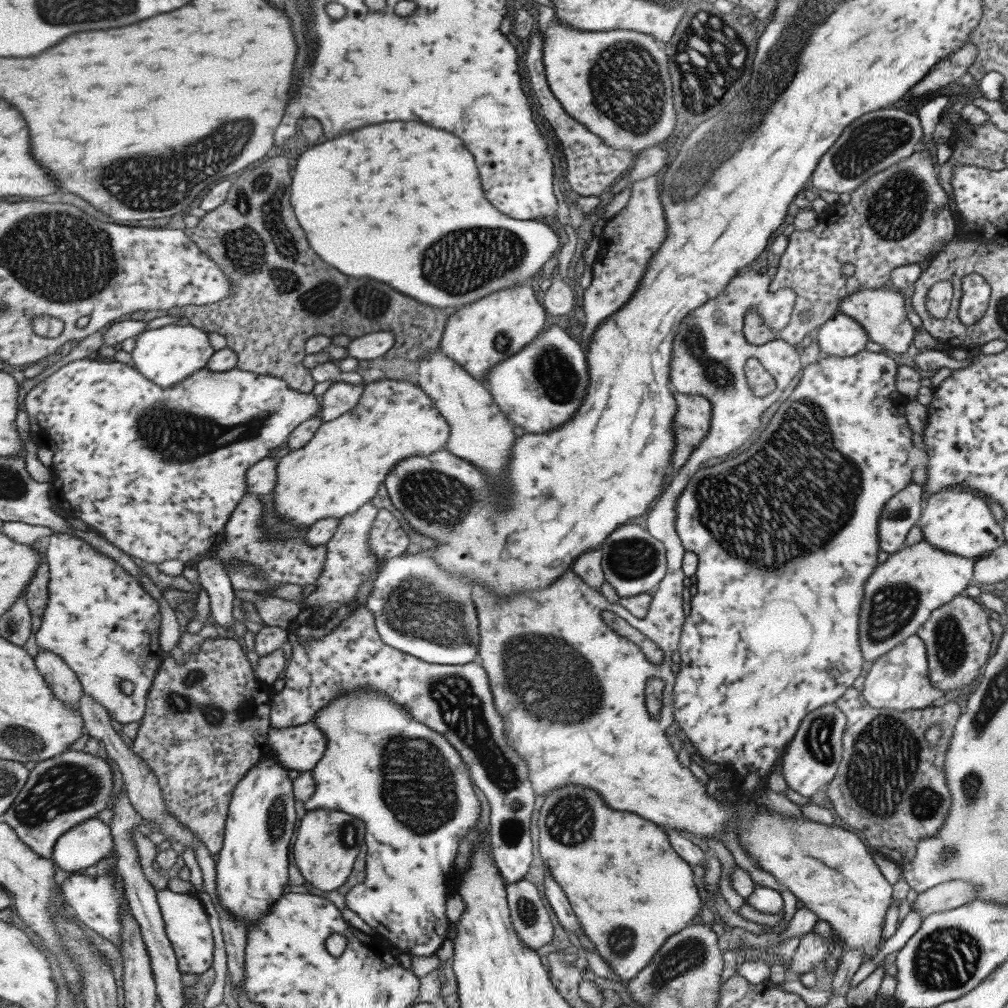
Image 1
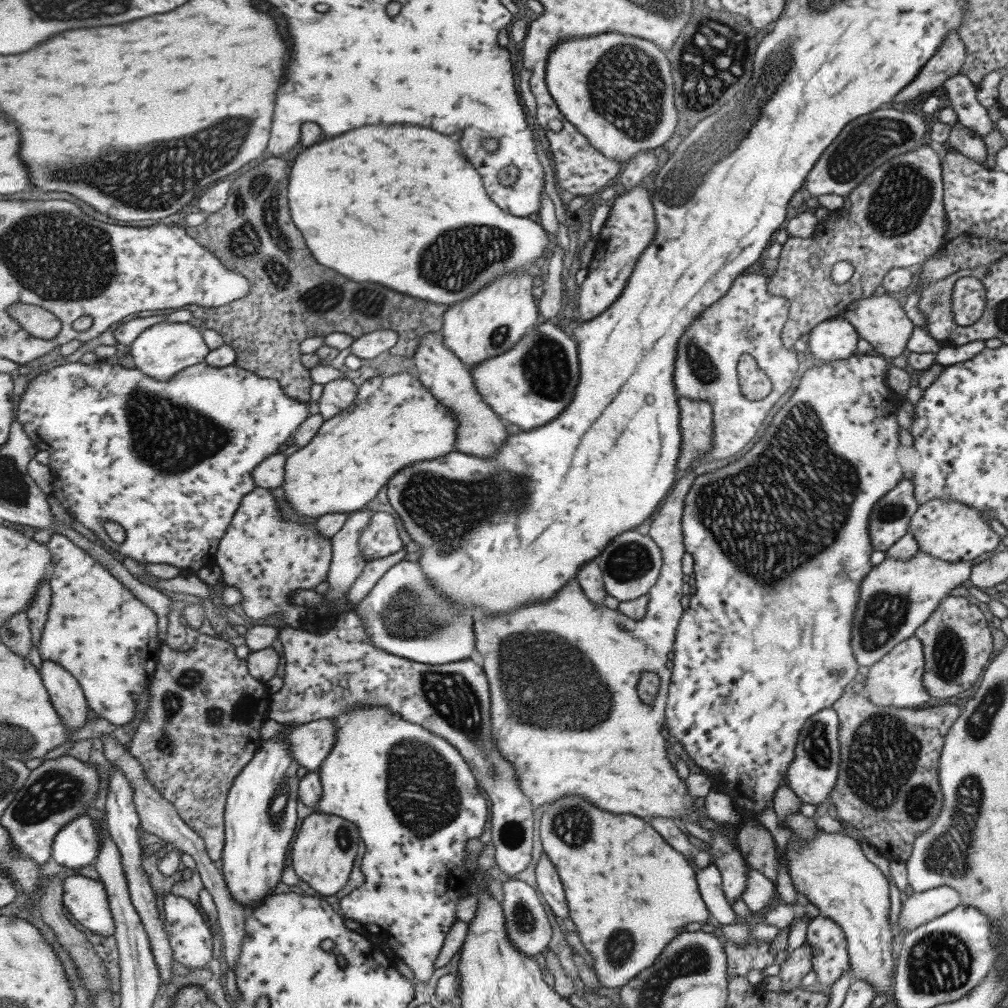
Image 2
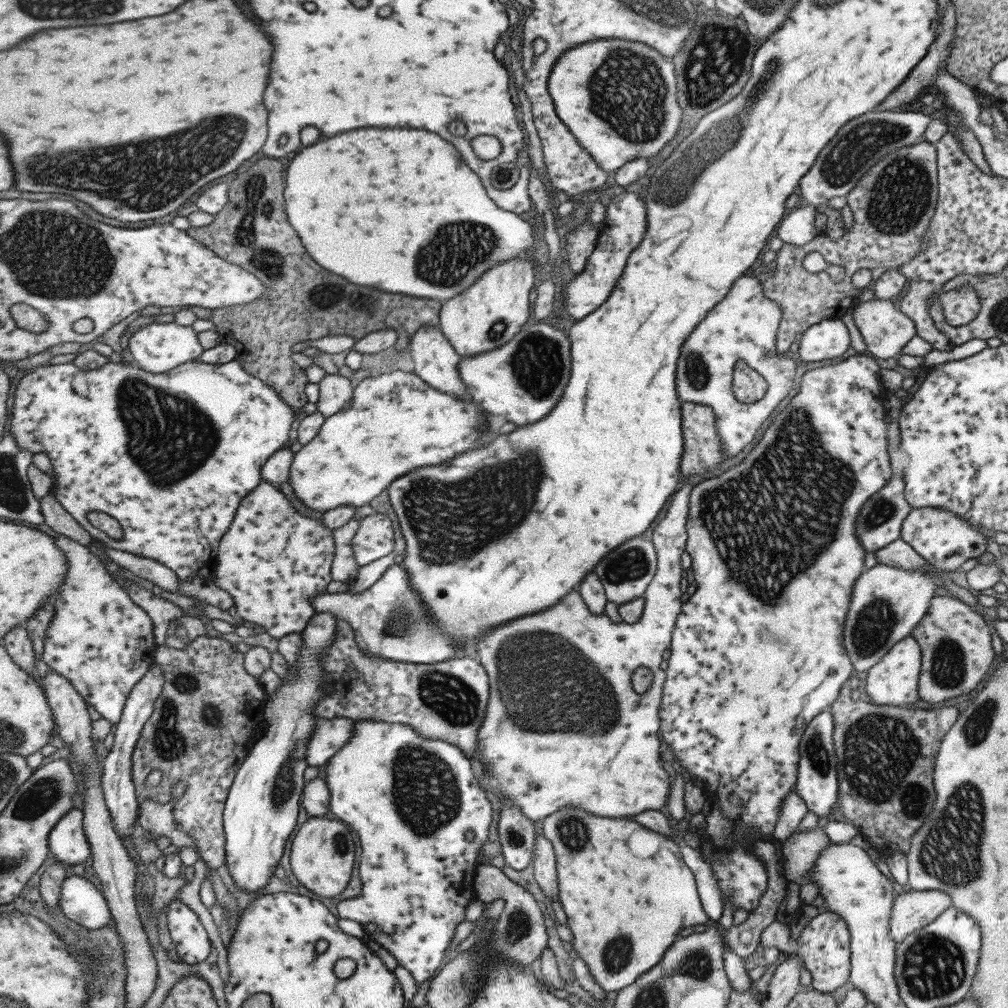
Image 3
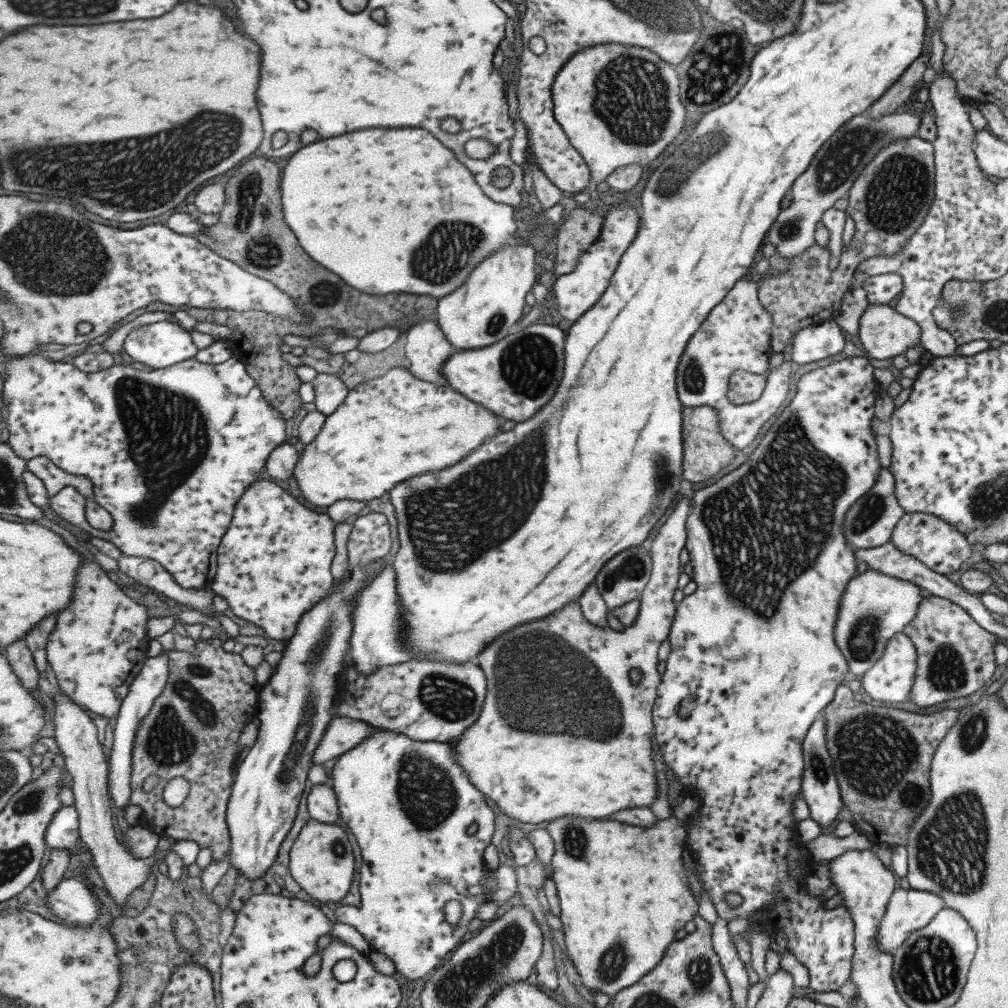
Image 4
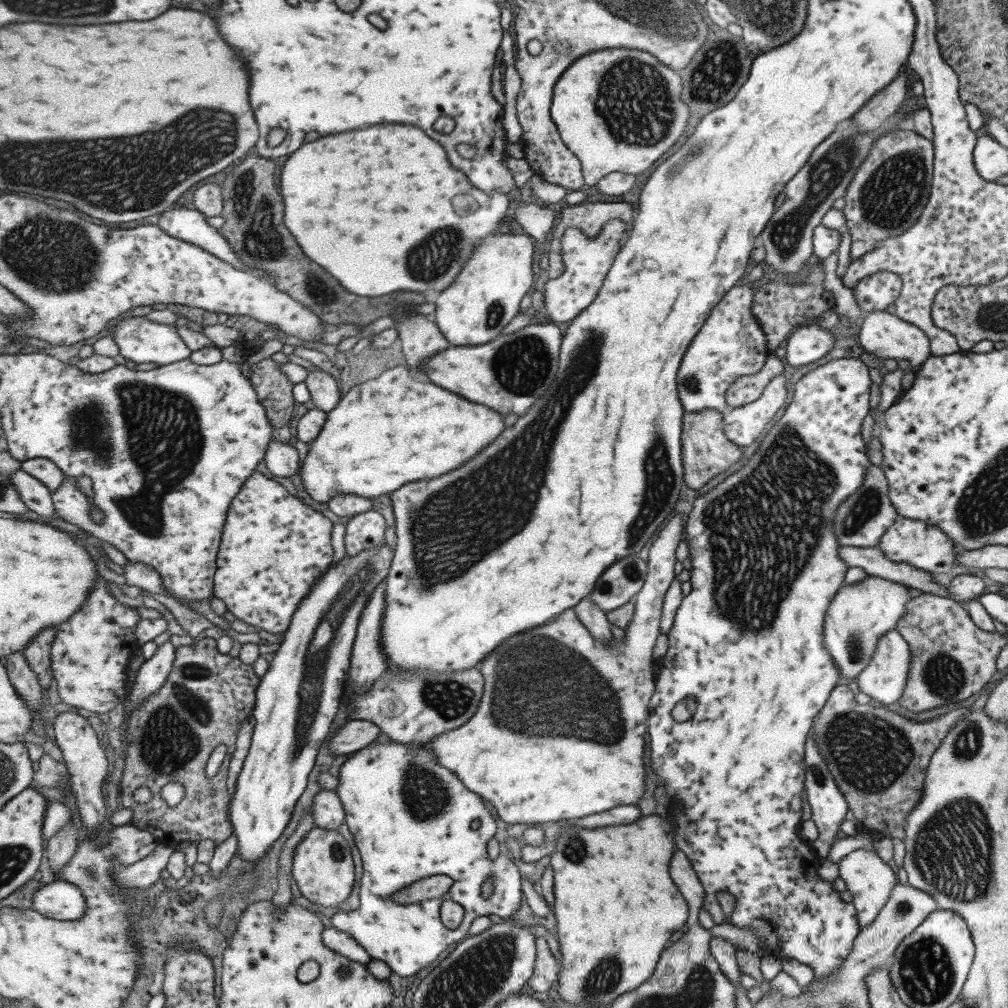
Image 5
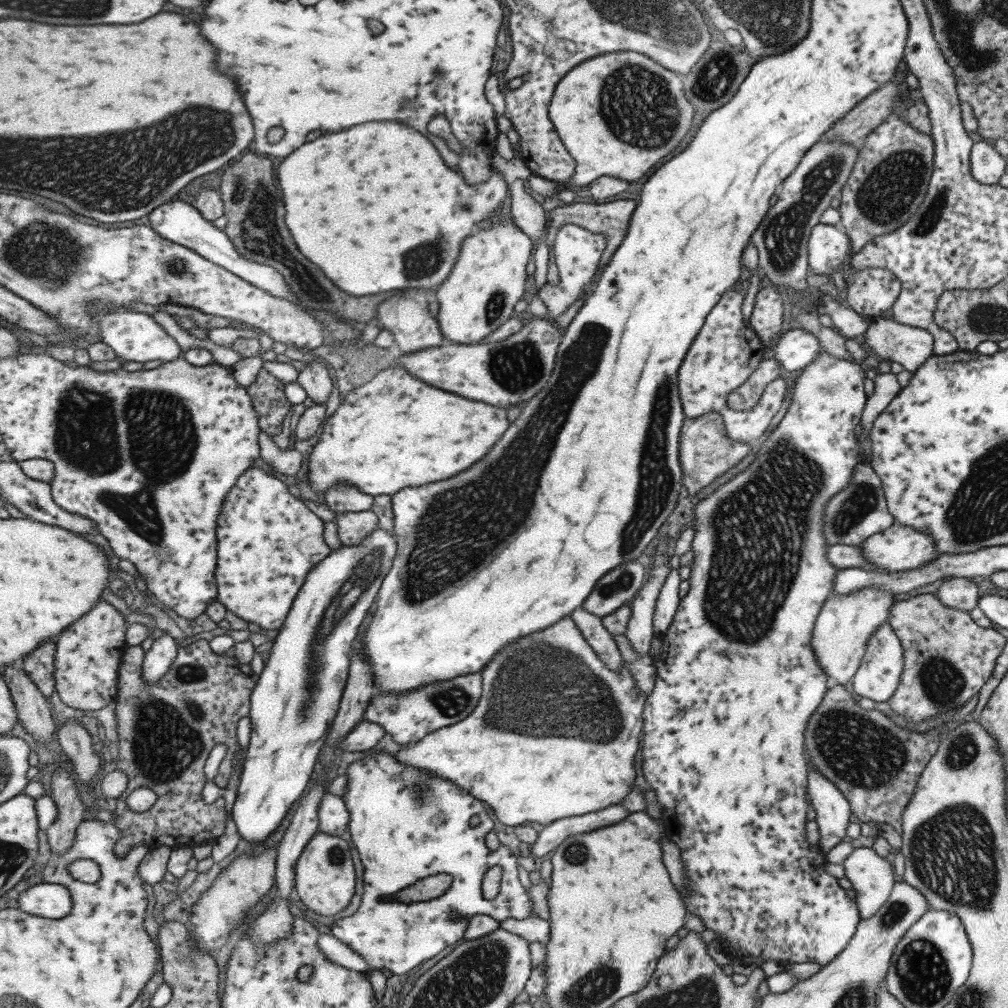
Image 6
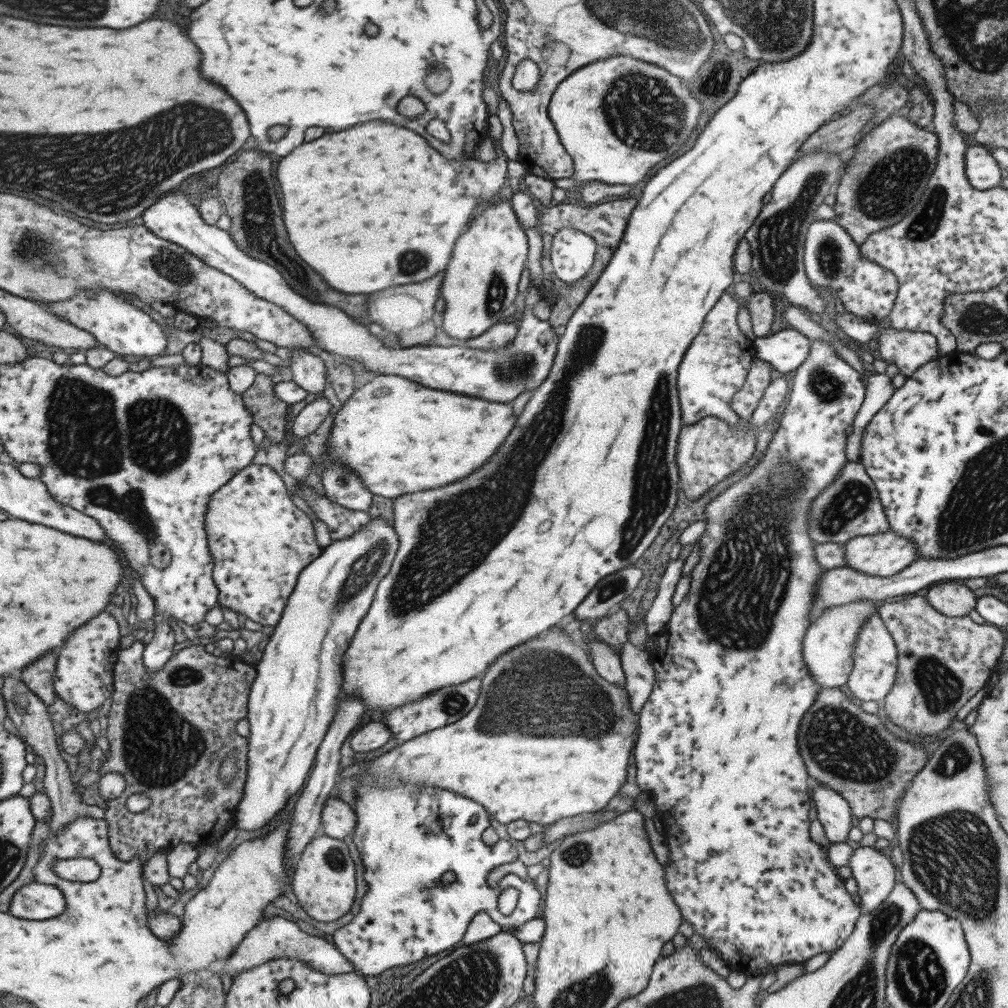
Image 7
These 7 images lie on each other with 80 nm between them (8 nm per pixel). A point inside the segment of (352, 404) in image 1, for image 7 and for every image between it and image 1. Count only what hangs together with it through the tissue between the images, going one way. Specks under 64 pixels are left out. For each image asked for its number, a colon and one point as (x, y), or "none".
2: (339, 395)
3: (336, 392)
4: (331, 392)
5: (326, 393)
6: (315, 379)
7: (309, 371)

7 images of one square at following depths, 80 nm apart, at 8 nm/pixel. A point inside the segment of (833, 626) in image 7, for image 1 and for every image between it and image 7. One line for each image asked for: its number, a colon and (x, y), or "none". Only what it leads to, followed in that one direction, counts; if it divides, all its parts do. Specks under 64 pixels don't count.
1: (898, 596)
2: (895, 597)
3: (886, 603)
4: (873, 607)
5: (858, 614)
6: (845, 622)

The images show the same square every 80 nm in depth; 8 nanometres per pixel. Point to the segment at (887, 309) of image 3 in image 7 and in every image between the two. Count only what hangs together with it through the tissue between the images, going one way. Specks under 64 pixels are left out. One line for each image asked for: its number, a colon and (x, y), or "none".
4: (883, 332)
5: (880, 333)
6: (888, 340)
7: (907, 350)

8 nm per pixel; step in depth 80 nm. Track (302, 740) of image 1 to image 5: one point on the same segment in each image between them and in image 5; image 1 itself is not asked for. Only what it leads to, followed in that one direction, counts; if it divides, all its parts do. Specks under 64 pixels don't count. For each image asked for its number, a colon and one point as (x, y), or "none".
2: (312, 743)
3: (331, 735)
4: (344, 733)
5: (354, 735)

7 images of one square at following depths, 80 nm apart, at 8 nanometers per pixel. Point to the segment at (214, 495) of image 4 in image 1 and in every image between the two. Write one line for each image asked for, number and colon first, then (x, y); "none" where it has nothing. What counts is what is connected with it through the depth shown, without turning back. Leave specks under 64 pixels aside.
1: (100, 417)
2: (98, 421)
3: (178, 452)

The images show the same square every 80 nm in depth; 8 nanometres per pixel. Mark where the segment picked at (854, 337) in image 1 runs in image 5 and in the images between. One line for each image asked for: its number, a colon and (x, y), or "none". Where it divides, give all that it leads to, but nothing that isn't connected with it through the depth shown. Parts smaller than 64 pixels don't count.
2: (832, 339)
3: (828, 338)
4: (823, 339)
5: (806, 344)

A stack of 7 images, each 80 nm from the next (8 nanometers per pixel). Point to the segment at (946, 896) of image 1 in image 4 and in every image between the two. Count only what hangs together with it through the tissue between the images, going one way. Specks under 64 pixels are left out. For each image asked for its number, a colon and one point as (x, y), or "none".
2: (919, 907)
3: (911, 911)
4: (908, 910)

